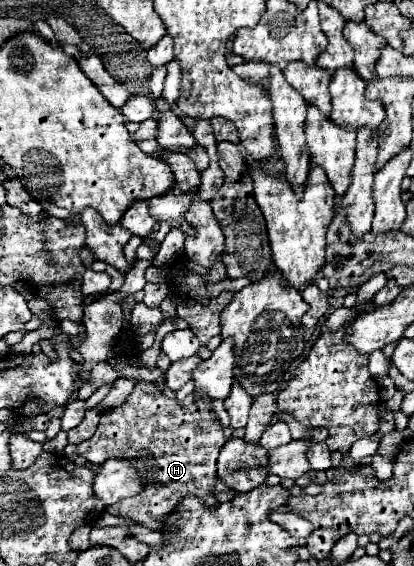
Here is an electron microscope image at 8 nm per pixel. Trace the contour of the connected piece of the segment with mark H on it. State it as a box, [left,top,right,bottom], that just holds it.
[77,380,227,530]

